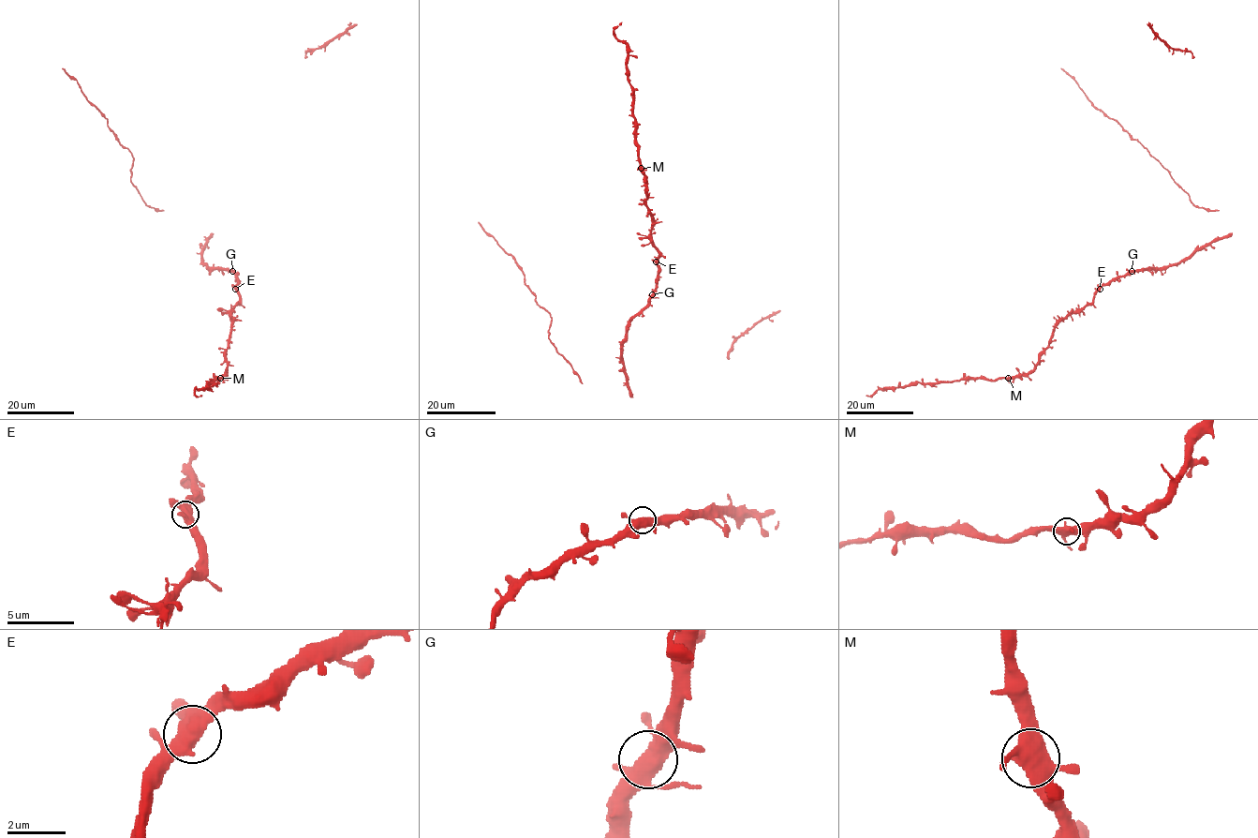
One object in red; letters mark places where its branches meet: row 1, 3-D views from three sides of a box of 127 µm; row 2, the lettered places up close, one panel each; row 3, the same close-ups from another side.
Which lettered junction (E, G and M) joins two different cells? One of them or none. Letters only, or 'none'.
none

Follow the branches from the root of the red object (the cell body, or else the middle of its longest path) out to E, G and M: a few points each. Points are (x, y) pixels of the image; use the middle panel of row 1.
E: (625, 369), (622, 344), (627, 328), (647, 304), (655, 288), (658, 268), (656, 261)
G: (625, 369), (622, 344), (628, 322), (652, 294)
M: (625, 369), (622, 344), (628, 322), (647, 304), (658, 268), (640, 168)

